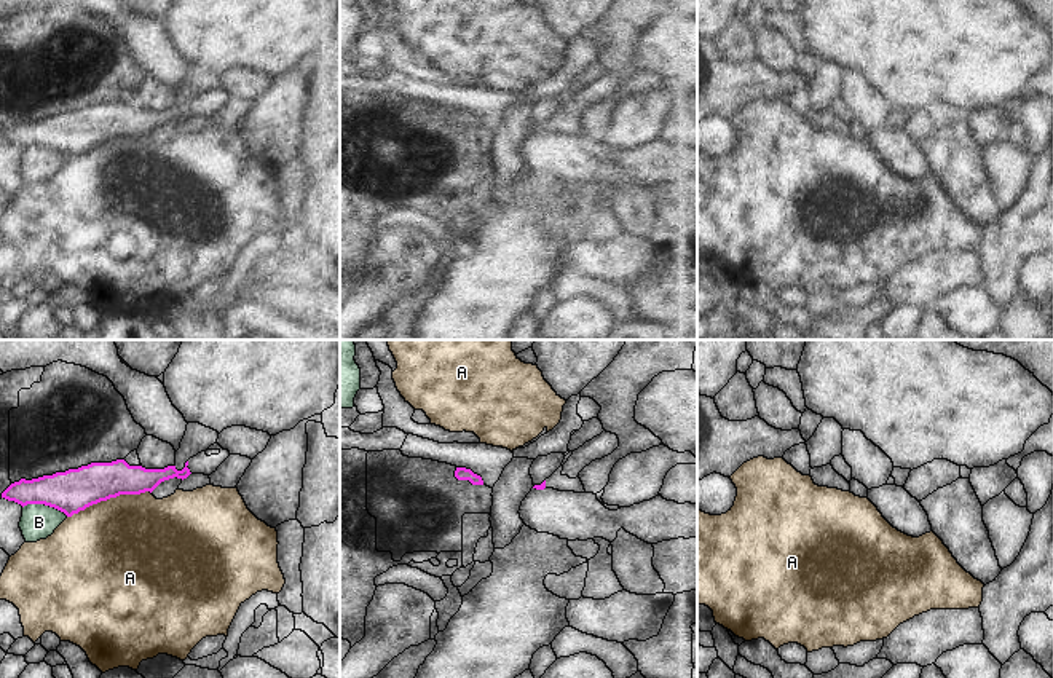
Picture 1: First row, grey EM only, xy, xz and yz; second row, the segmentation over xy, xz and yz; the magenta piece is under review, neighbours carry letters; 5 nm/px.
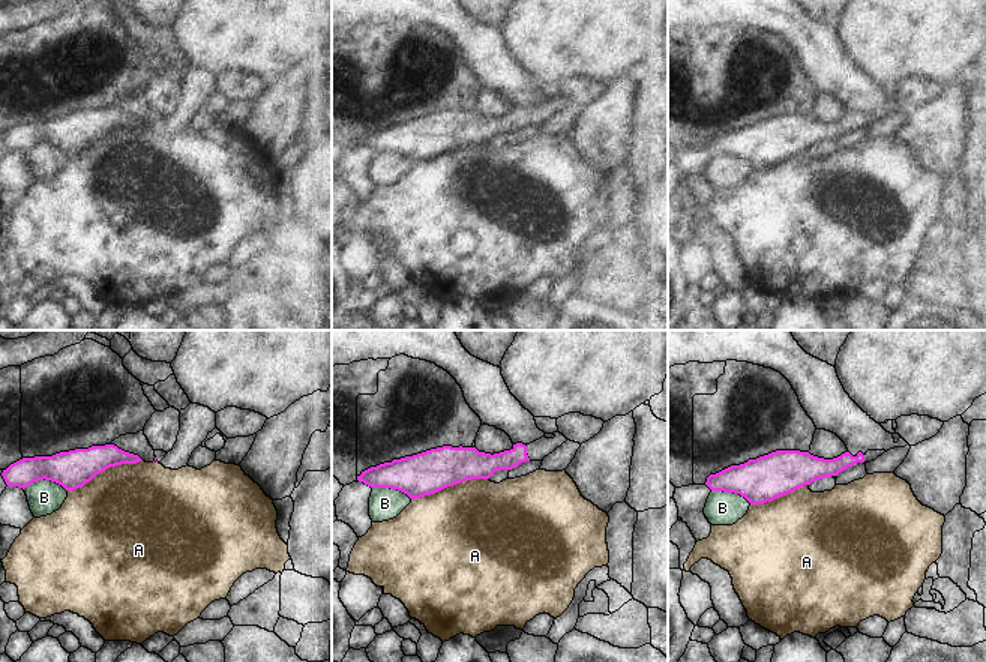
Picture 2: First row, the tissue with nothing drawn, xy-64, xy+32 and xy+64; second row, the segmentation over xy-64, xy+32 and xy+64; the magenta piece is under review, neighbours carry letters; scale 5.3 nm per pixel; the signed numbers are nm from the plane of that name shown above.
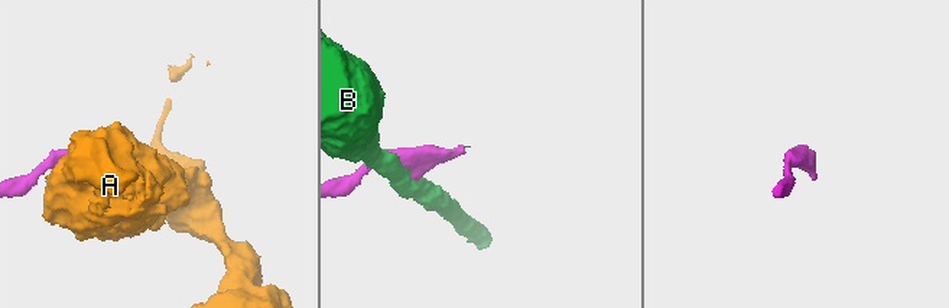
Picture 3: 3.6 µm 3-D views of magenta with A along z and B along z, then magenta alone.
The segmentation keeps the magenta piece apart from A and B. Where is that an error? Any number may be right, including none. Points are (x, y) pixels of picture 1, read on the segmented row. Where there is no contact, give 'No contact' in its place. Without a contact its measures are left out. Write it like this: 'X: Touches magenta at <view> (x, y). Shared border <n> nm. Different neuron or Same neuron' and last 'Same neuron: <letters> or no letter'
A: Touches magenta at xy (109, 498). Shared border 440 nm. Different neuron
B: Touches magenta at xy (45, 504). Shared border 240 nm. Different neuron
Same neuron: no letter.

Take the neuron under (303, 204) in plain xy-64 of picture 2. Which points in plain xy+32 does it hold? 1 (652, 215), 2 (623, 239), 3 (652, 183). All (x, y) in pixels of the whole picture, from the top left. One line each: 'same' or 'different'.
1: same
2: different
3: same

